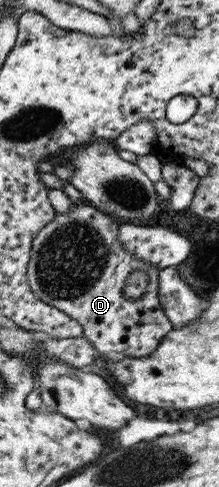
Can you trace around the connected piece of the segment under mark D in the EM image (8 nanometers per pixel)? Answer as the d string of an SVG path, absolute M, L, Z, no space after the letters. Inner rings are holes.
M85 201L76 203L76 206L74 206L68 214L54 214L50 222L44 224L44 226L42 226L42 228L34 235L34 238L32 238L30 256L26 264L27 283L30 292L32 292L40 302L45 302L47 305L61 310L68 314L70 318L78 322L83 329L82 337L86 338L91 346L94 346L94 350L99 353L100 357L112 358L119 357L120 355L126 357L142 357L150 355L150 353L156 349L156 345L158 345L160 339L162 339L162 337L164 337L164 335L166 335L166 333L168 333L173 327L168 318L164 316L162 306L158 304L158 271L160 271L160 268L158 268L158 266L152 267L152 264L148 264L148 262L137 260L132 254L128 254L128 252L122 248L120 242L118 242L118 225L120 225L120 223L112 218L110 214L106 214L106 212L94 208L94 206L91 206ZM134 270L140 270L140 272L144 270L148 275L146 289L144 289L144 294L140 295L138 299L126 299L126 297L122 295L122 288L124 288L126 278L128 278L128 275L131 274L130 272L134 272Z

